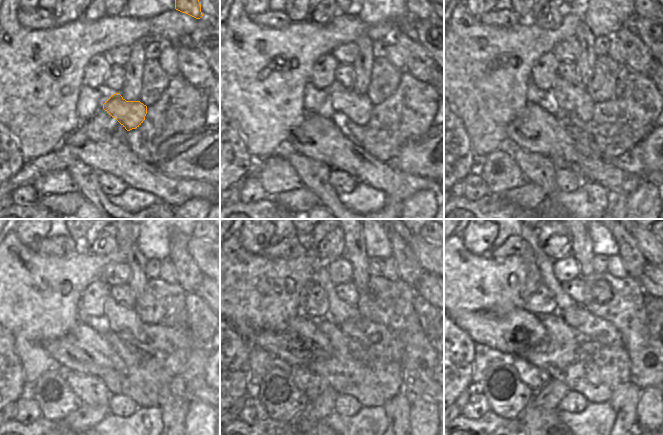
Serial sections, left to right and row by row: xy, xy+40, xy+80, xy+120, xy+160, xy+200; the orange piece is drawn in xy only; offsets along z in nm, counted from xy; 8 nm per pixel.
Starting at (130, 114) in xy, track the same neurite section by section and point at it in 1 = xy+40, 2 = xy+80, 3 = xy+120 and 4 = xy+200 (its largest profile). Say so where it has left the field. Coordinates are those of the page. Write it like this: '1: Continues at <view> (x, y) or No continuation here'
1: Continues at xy+40 (347, 105)
2: Continues at xy+80 (570, 98)
3: Continues at xy+120 (120, 318)
4: Continues at xy+200 (563, 301)

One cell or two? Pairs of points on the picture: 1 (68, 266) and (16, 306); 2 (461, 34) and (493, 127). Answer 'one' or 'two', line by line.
1: one
2: one

